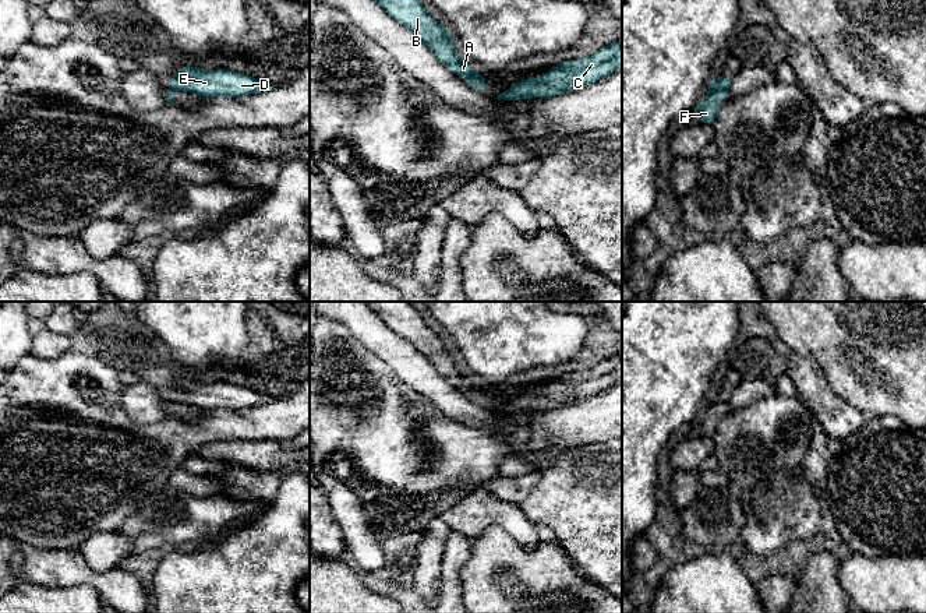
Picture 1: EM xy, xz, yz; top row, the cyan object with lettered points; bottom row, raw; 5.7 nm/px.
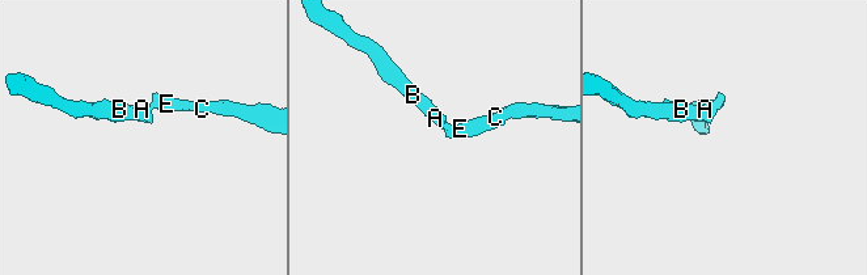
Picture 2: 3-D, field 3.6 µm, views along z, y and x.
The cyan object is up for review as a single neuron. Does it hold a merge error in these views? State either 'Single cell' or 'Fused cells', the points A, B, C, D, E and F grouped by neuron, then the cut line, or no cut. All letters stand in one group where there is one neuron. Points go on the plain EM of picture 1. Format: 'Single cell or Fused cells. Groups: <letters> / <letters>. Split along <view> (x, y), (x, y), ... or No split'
Fused cells. Groups: A B F / C D E. Split along yz (710, 402), (725, 404)

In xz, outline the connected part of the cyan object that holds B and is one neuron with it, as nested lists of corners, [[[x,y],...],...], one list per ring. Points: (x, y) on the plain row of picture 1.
[[[364,302],[390,330],[411,342],[439,371],[474,402],[485,406],[485,391],[462,374],[455,364],[452,346],[424,321],[411,302]]]

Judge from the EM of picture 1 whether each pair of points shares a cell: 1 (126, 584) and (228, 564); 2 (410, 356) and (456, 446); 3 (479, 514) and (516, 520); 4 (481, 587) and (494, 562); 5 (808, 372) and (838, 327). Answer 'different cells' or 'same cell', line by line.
1: different cells
2: different cells
3: same cell
4: same cell
5: different cells

